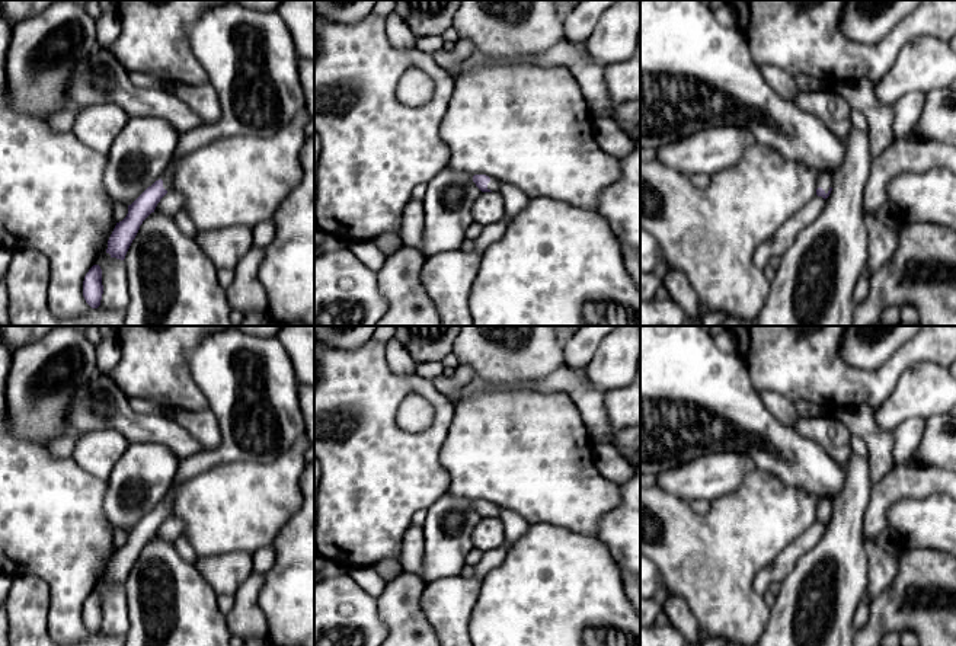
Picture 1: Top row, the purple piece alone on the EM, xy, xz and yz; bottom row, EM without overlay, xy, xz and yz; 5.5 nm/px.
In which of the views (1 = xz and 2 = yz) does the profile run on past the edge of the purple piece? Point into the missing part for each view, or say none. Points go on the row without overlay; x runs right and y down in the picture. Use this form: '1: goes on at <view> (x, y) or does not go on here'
1: goes on at xz (494, 511)
2: goes on at yz (825, 505)

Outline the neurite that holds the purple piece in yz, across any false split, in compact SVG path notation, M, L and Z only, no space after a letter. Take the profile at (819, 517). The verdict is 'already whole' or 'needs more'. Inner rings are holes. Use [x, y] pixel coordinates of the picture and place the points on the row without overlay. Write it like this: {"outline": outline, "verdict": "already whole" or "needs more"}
{"outline": "M828 498L819 501L816 521L826 525L832 517L832 505L834 502Z", "verdict": "needs more"}

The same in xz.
{"outline": "M474 501L473 508L482 518L499 517L499 506L486 501Z", "verdict": "needs more"}

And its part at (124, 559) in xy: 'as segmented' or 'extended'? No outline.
extended

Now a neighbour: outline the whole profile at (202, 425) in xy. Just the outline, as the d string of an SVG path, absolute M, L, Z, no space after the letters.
M175 409L170 416L186 429L204 450L215 450L221 444L221 432L214 413L207 409L201 412L188 412Z

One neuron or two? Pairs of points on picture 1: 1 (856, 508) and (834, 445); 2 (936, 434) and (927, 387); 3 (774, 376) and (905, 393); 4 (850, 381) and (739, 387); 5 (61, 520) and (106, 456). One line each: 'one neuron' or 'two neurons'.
1: two neurons
2: two neurons
3: two neurons
4: two neurons
5: two neurons

